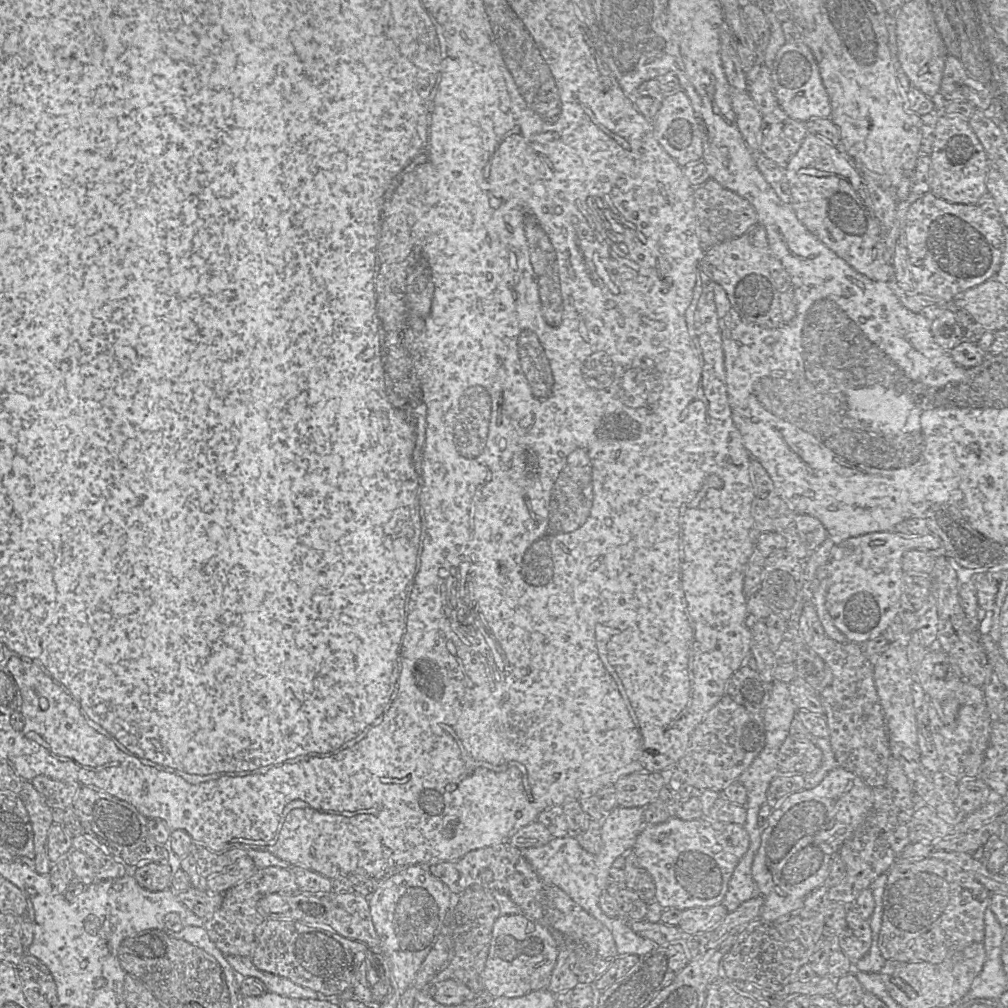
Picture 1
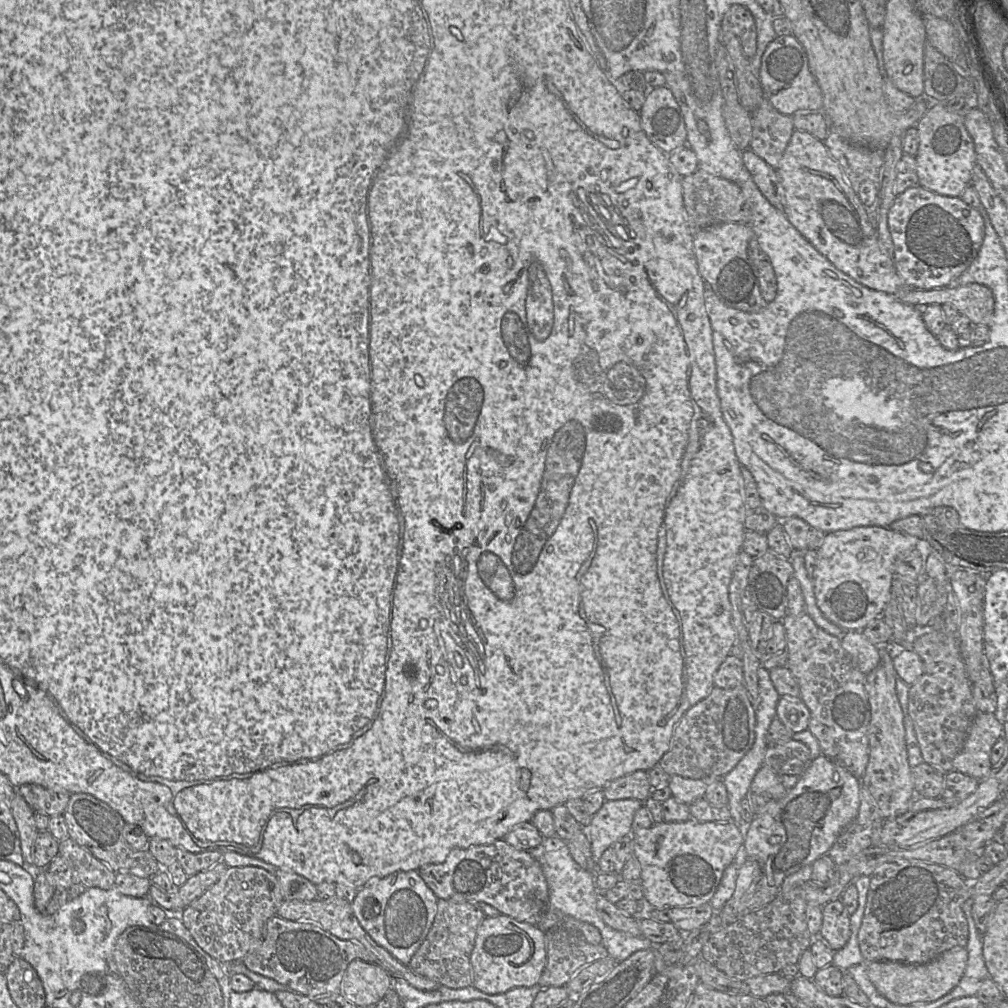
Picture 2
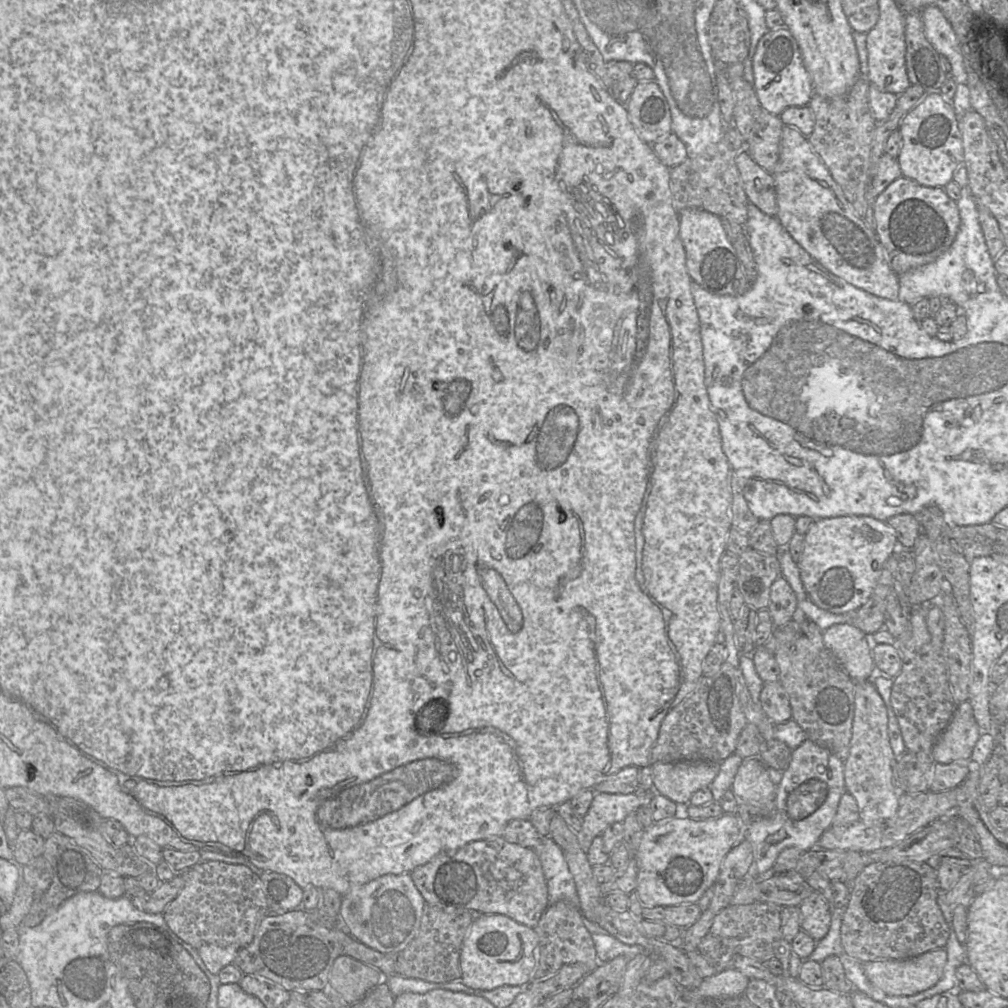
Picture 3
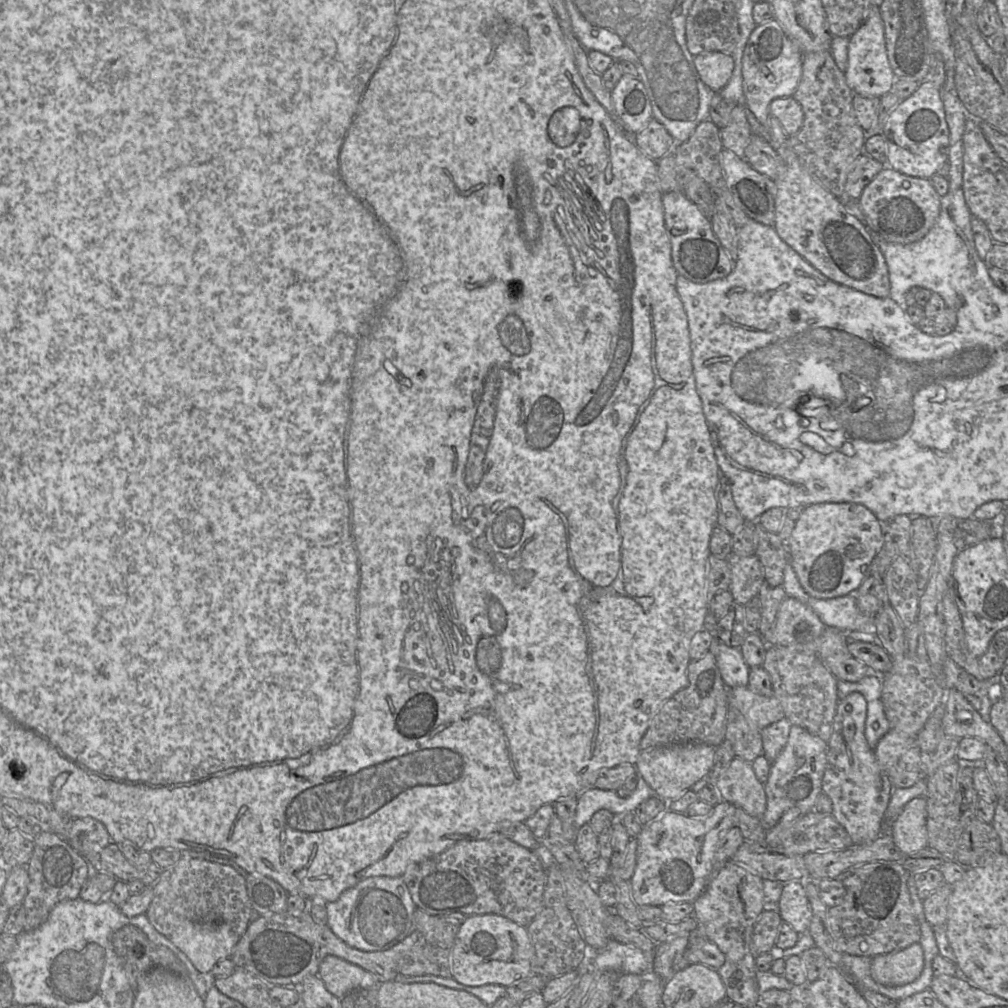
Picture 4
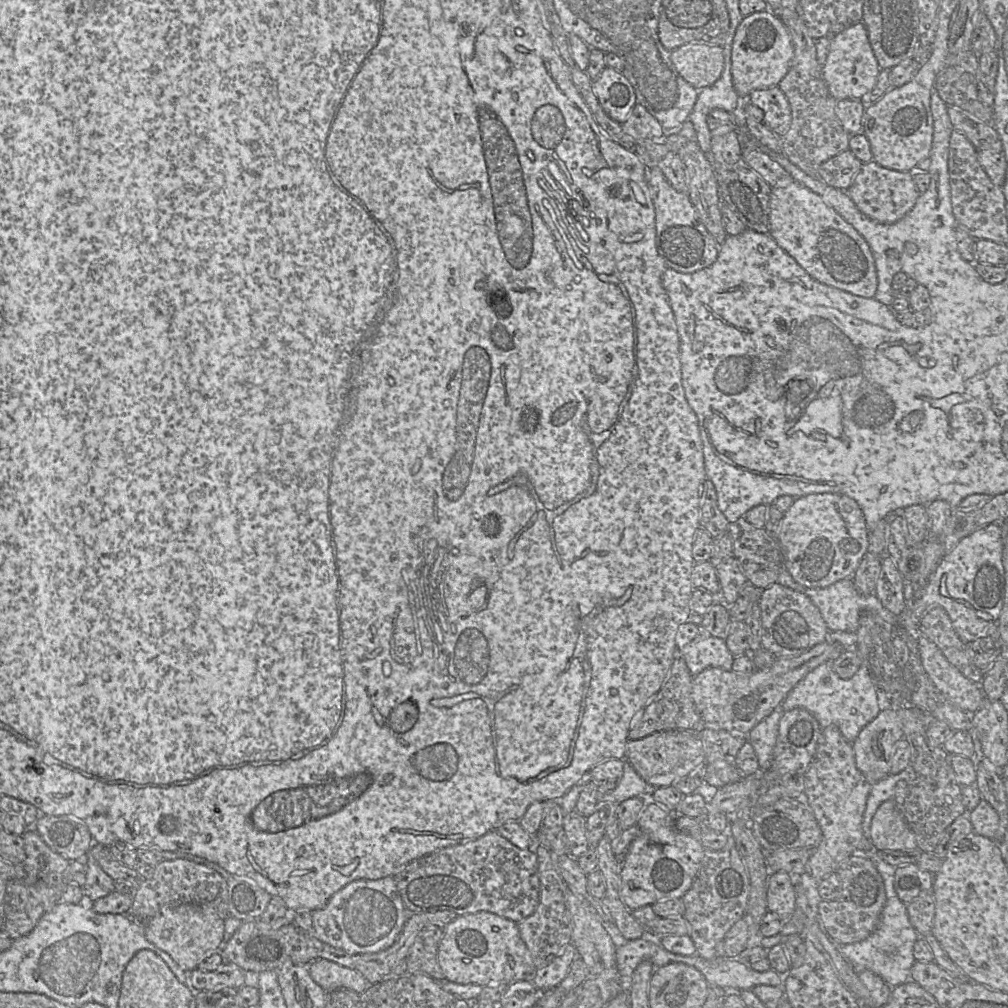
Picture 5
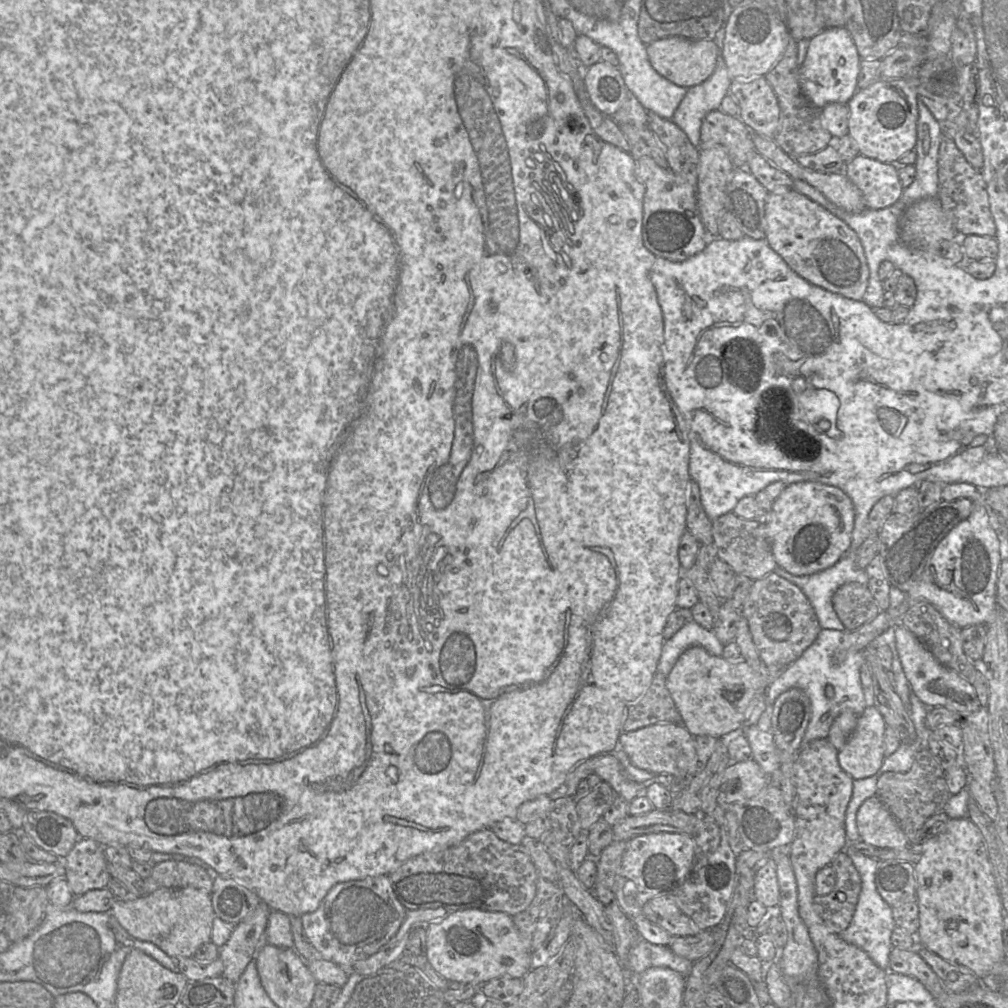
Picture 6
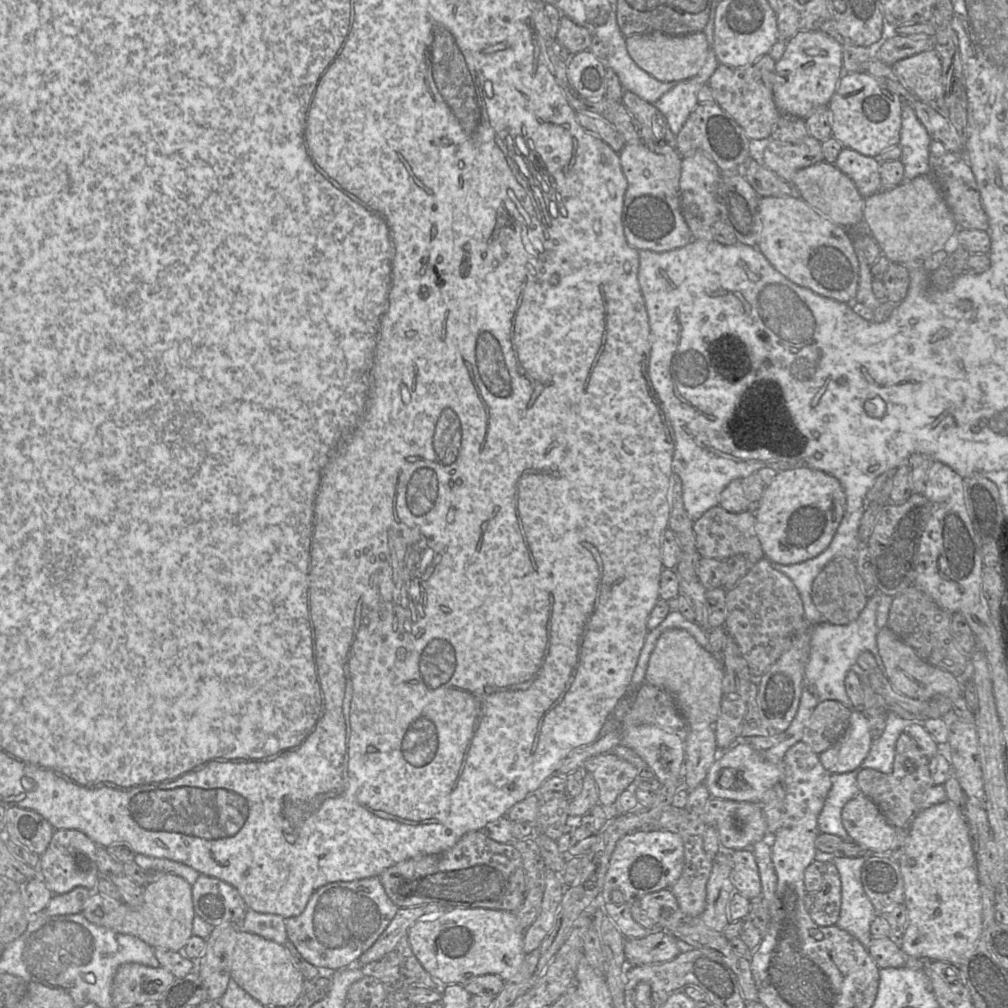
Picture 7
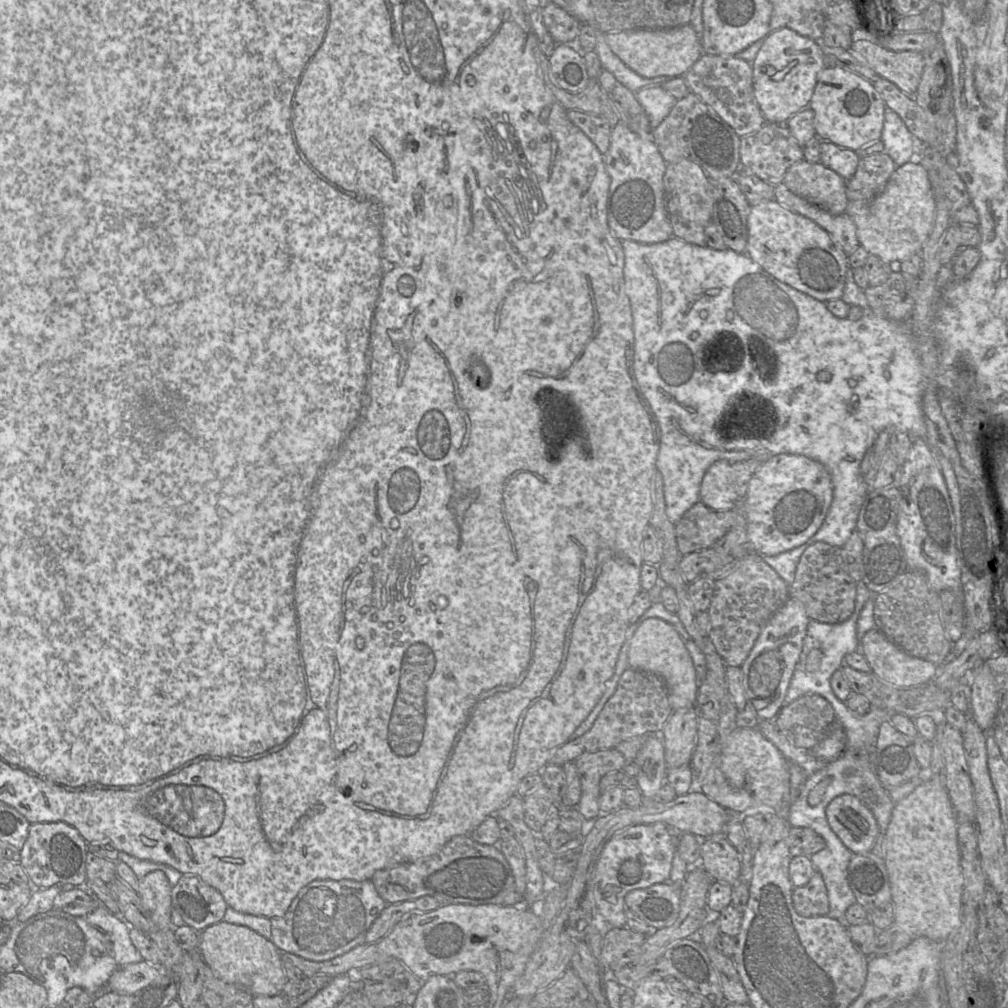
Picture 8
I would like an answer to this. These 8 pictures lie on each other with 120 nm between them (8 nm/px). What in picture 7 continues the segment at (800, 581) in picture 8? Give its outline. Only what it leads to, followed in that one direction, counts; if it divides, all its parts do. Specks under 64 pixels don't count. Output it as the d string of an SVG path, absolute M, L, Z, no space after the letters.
M845 557L833 558L819 572L812 583L811 598L824 620L833 625L846 625L856 620L868 599L863 593L854 562Z

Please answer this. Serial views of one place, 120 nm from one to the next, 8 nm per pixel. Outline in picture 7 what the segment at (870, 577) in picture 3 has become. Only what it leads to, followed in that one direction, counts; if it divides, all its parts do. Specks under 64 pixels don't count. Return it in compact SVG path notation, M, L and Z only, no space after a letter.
M809 467L780 471L764 488L755 516L755 531L764 558L791 565L815 558L832 541L843 518L845 493L833 476Z

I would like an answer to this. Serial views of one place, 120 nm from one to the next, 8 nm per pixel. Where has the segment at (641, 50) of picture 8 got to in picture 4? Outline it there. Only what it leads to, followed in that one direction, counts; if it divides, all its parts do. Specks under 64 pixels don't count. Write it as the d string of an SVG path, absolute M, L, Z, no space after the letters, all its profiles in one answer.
M705 52L693 60L701 80L713 92L719 92L730 80L734 68L731 55Z

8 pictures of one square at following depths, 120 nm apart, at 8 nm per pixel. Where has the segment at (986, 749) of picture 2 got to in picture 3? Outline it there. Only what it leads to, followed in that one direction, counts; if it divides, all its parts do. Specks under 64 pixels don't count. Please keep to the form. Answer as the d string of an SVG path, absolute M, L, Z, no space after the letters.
M968 701L962 702L934 745L930 757L940 764L971 762L973 748L981 735L971 705Z

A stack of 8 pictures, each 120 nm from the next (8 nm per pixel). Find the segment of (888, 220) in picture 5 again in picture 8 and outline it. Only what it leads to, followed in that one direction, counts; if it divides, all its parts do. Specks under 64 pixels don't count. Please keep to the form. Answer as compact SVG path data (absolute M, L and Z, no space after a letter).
M828 141L820 142L819 151L820 163L845 180L854 175L861 158L855 151L840 148Z

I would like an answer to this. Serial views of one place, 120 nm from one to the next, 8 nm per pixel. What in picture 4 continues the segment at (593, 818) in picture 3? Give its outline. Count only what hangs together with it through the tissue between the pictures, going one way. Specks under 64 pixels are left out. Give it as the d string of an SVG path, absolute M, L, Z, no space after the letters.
M641 775L636 776L637 786L632 794L626 798L618 796L615 791L598 788L587 788L577 796L577 807L574 818L576 828L588 824L593 815L602 809L608 810L616 816L622 816L635 809L644 801L655 796Z

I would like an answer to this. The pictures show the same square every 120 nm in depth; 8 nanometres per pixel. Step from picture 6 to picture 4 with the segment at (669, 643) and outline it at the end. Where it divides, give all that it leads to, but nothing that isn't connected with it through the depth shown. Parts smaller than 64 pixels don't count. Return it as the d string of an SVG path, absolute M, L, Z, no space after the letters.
M715 637L709 652L714 655L721 677L728 688L748 687L750 667L738 648L727 646Z

